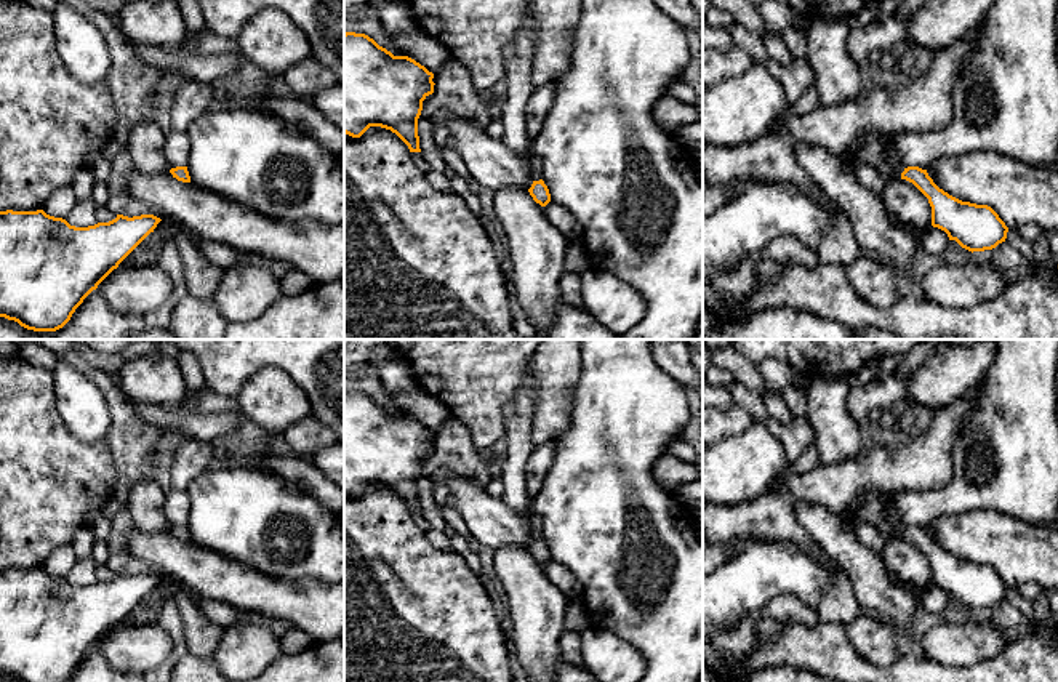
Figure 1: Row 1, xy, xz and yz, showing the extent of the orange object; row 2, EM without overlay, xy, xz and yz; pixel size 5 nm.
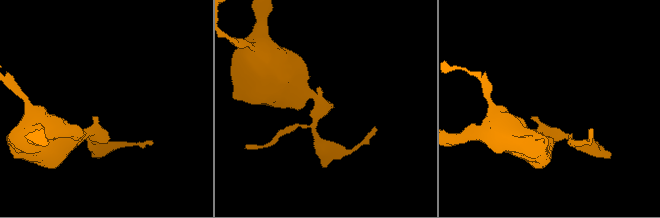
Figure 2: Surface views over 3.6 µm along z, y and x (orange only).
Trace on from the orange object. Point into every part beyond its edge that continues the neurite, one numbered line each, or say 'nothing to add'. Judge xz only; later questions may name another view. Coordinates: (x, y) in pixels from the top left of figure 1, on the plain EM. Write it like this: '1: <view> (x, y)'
1: xz (537, 522)

